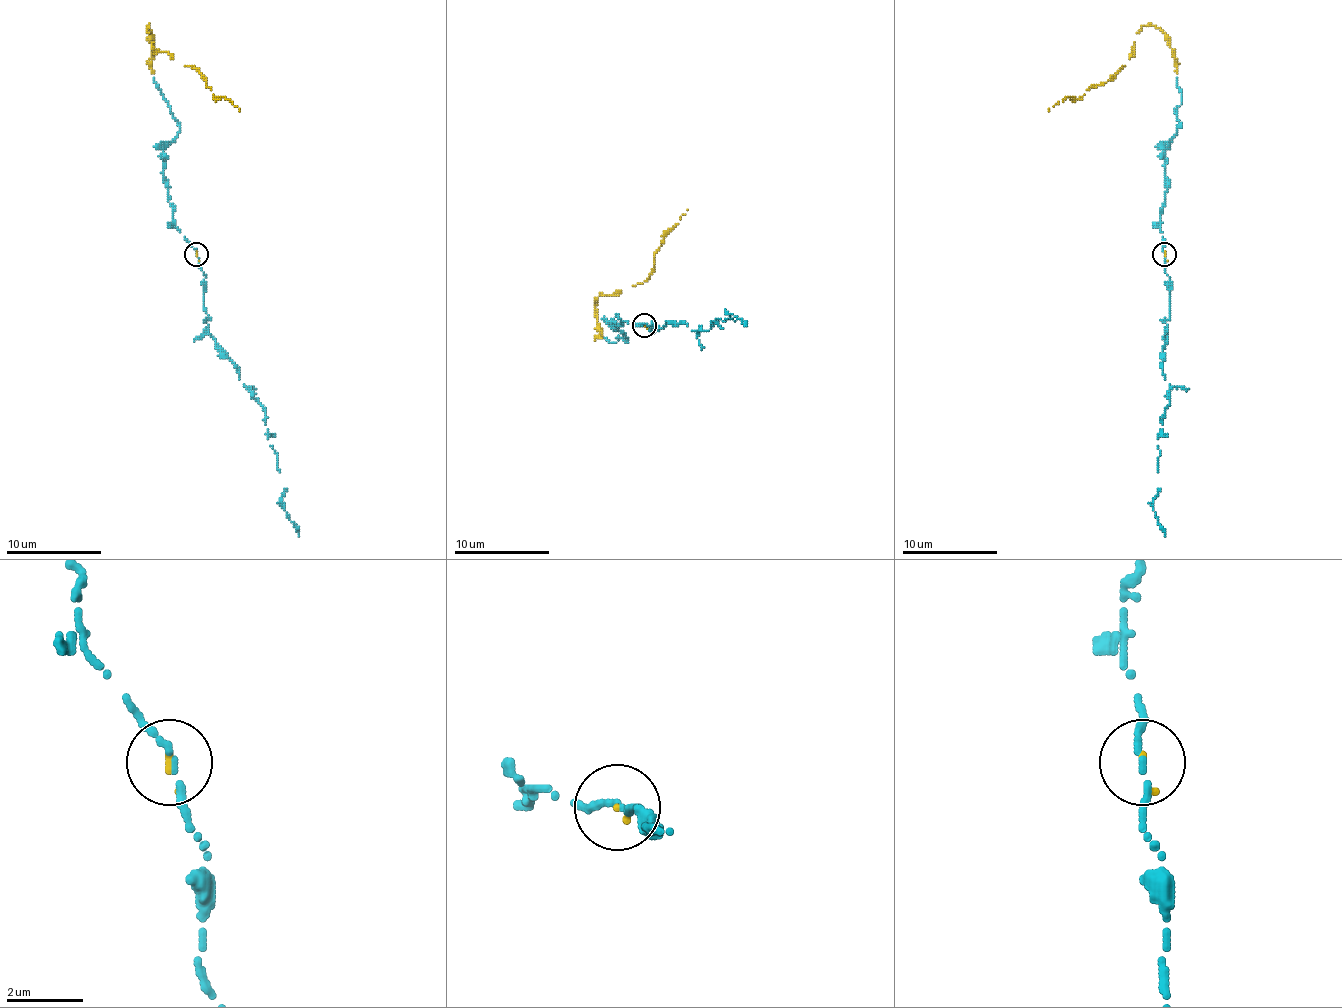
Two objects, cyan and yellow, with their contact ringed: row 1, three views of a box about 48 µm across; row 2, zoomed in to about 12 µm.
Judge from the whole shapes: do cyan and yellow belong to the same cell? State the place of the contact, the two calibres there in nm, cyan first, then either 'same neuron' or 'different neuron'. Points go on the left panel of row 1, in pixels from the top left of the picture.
(196, 254) | 150/140 nm | same neuron

